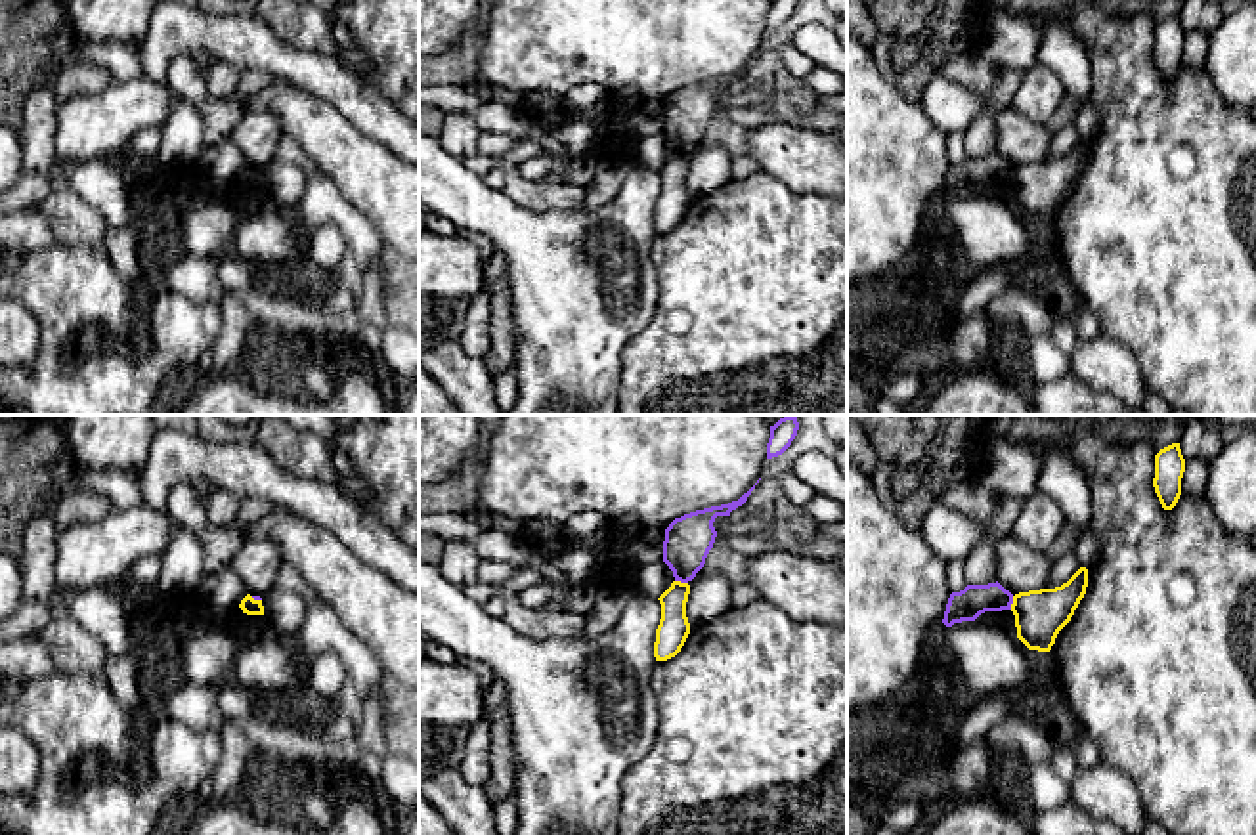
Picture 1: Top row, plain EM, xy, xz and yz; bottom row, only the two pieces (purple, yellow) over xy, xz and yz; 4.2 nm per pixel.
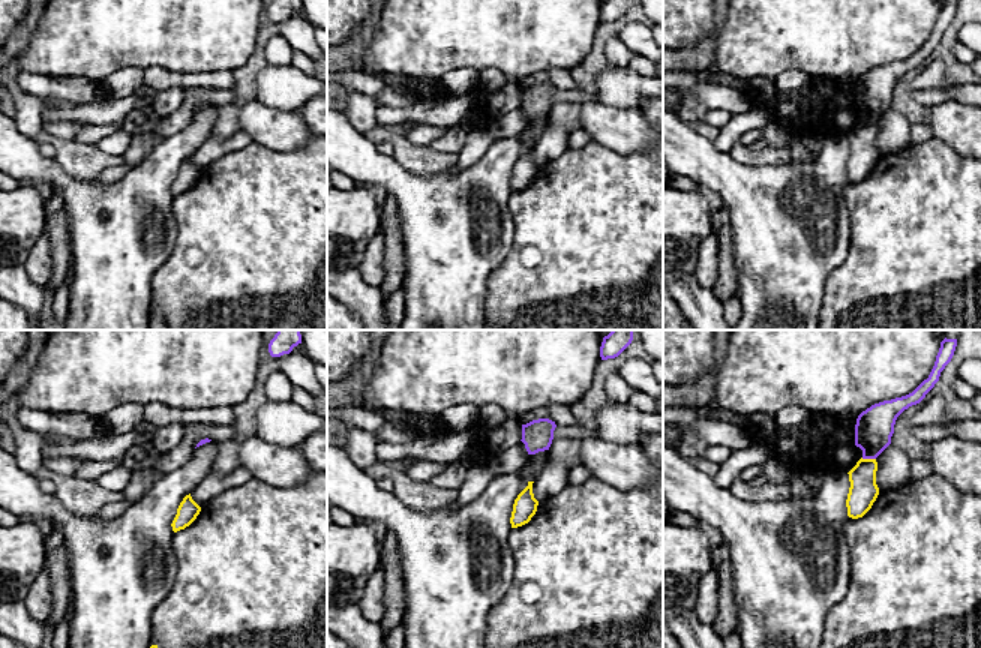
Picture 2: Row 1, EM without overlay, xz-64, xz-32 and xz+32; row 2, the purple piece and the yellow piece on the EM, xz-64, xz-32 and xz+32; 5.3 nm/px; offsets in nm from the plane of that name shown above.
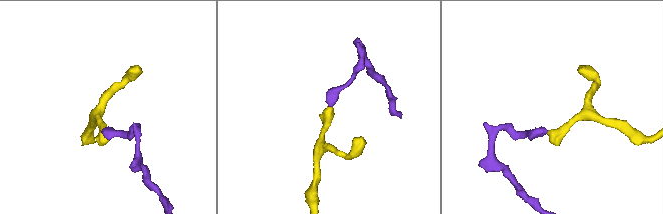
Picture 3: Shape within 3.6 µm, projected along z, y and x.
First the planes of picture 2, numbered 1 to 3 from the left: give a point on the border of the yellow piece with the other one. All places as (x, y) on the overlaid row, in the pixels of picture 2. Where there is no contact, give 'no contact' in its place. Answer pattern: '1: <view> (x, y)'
1: no contact
2: no contact
3: xz+32 (869, 458)

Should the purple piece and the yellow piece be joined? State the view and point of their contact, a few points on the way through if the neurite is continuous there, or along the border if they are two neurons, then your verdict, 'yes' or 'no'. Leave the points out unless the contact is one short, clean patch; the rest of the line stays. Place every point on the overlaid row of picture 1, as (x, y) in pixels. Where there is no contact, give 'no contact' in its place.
xz (681, 581) | along xz (675, 579), (687, 583) | no

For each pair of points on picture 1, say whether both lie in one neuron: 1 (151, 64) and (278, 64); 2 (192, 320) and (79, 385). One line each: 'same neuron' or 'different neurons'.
1: same neuron
2: same neuron

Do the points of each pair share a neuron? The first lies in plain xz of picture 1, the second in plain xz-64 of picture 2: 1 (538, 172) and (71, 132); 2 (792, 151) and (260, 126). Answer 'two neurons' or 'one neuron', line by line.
1: two neurons
2: one neuron

